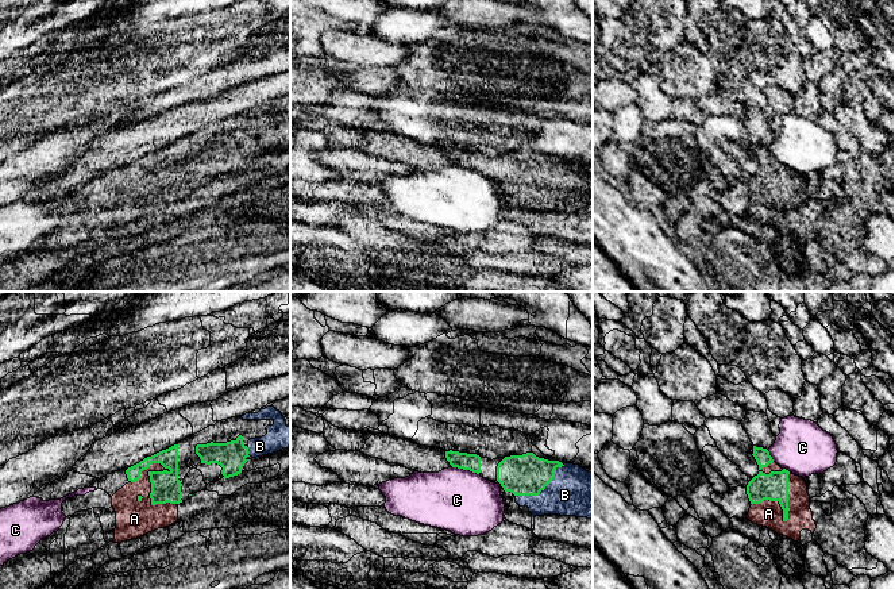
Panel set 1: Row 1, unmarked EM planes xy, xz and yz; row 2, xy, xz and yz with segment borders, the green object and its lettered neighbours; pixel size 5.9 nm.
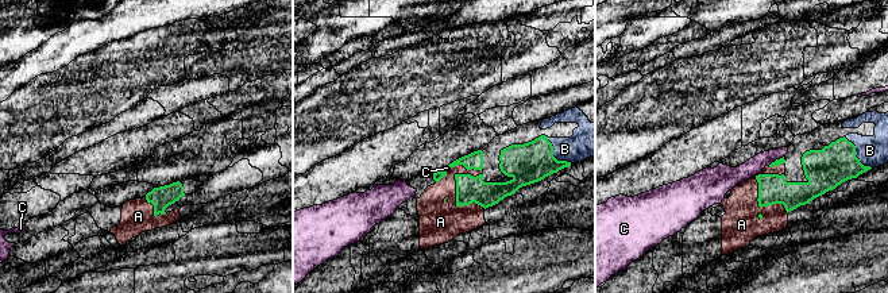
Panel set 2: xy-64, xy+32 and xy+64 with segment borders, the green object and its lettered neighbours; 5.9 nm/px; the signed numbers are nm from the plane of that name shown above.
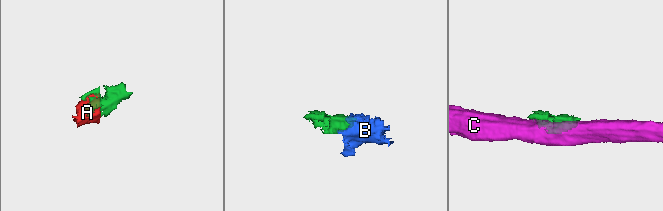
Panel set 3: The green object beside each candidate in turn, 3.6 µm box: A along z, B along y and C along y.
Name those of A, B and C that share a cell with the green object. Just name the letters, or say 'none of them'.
A, B

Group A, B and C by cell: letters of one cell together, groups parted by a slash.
A B / C

